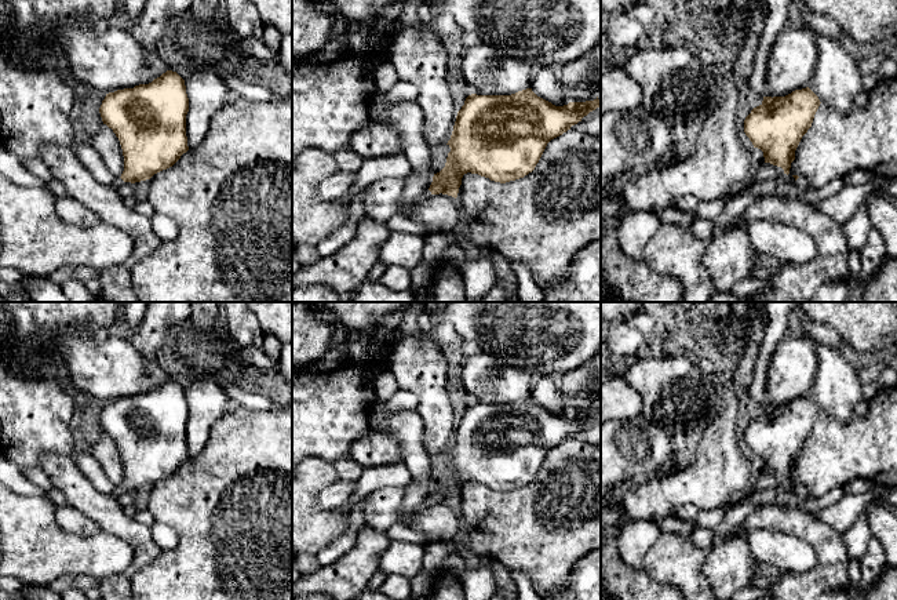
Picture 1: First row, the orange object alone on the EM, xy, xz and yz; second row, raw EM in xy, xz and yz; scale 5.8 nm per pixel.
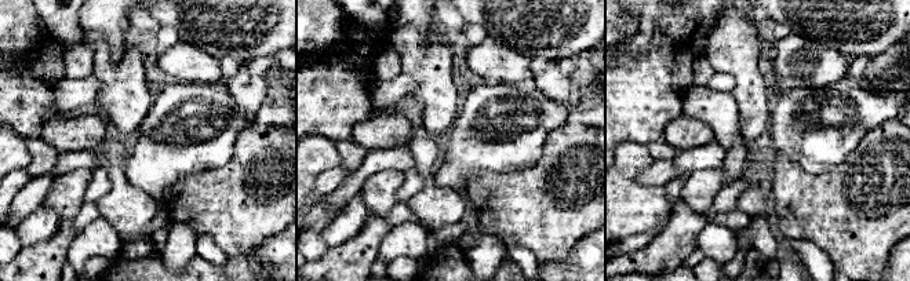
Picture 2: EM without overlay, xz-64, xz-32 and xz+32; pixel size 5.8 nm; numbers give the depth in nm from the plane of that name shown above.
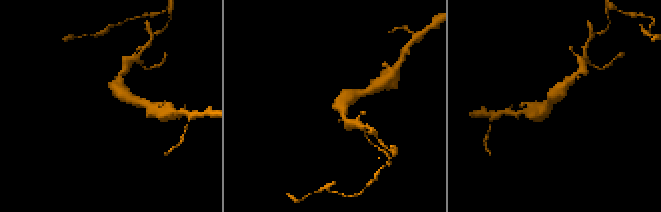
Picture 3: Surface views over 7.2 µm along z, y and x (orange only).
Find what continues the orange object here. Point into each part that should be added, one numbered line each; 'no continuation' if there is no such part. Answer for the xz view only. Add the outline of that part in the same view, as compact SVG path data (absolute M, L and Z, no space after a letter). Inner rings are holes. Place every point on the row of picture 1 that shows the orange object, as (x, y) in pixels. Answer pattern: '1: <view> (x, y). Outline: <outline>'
1: xz (407, 208). Outline: M427 189L424 190L420 196L417 196L415 200L406 203L404 207L400 208L400 214L402 214L404 217L409 218L411 217L411 211L412 208L420 203L422 200L424 200L426 197L429 197L431 194L431 192Z

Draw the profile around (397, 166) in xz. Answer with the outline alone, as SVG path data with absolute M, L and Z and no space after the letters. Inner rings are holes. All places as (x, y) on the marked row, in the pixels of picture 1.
M401 152L393 156L365 159L355 174L355 182L342 196L347 204L353 204L353 197L368 185L383 178L406 178L412 172L412 166Z

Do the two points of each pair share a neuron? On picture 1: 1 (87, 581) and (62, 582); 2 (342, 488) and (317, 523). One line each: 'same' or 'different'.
1: same
2: different

